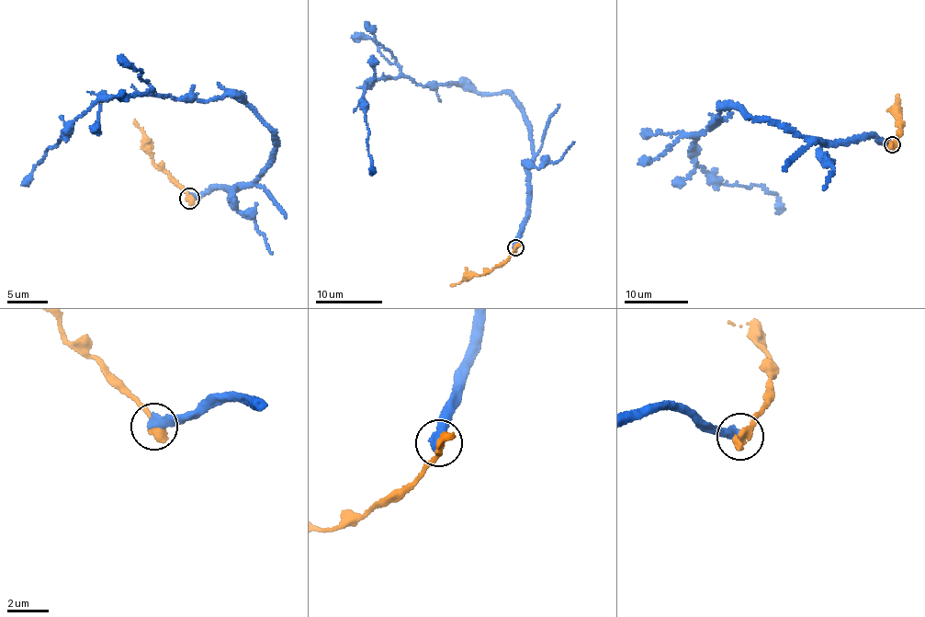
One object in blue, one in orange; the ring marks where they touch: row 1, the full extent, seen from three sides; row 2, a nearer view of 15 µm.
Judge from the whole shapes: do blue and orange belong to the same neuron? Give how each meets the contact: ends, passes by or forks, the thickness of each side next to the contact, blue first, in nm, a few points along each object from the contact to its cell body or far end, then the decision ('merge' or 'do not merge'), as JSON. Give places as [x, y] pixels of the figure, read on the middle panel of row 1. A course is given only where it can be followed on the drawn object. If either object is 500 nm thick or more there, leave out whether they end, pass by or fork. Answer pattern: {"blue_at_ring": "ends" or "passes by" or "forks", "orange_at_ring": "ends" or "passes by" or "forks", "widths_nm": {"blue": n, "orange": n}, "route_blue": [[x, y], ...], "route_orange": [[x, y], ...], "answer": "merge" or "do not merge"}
{"widths_nm": {"blue": 420, "orange": 500}, "route_blue": [[515, 248], [533, 140], [507, 94], [398, 76], [370, 80], [369, 170]], "route_orange": [[515, 247], [512, 255], [483, 275], [472, 276], [450, 285]], "answer": "do not merge"}

